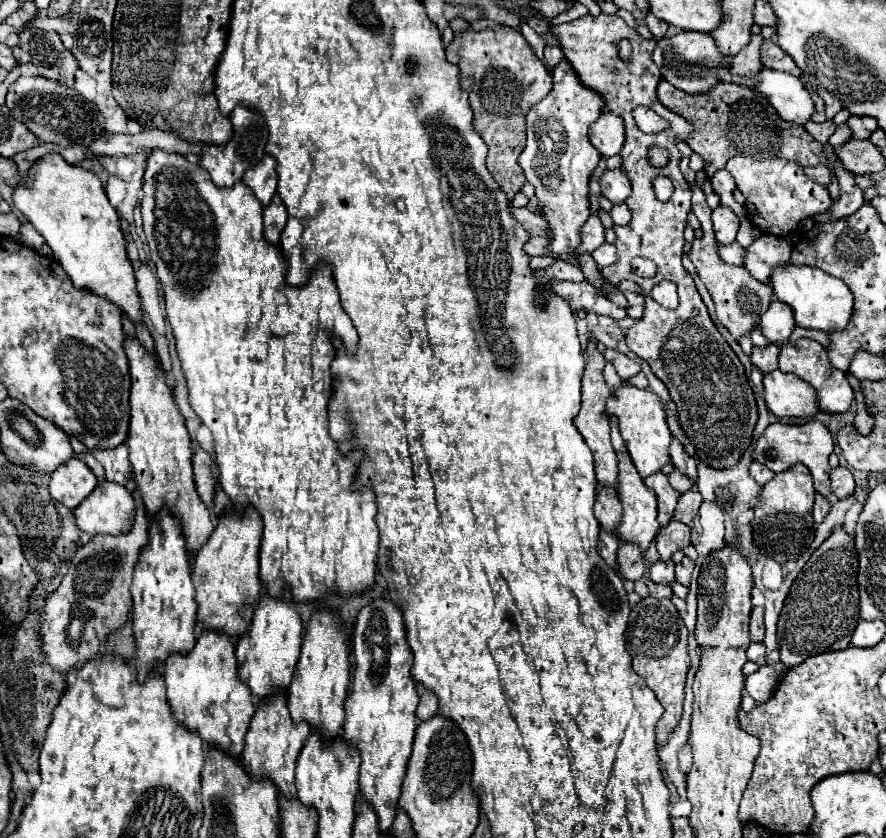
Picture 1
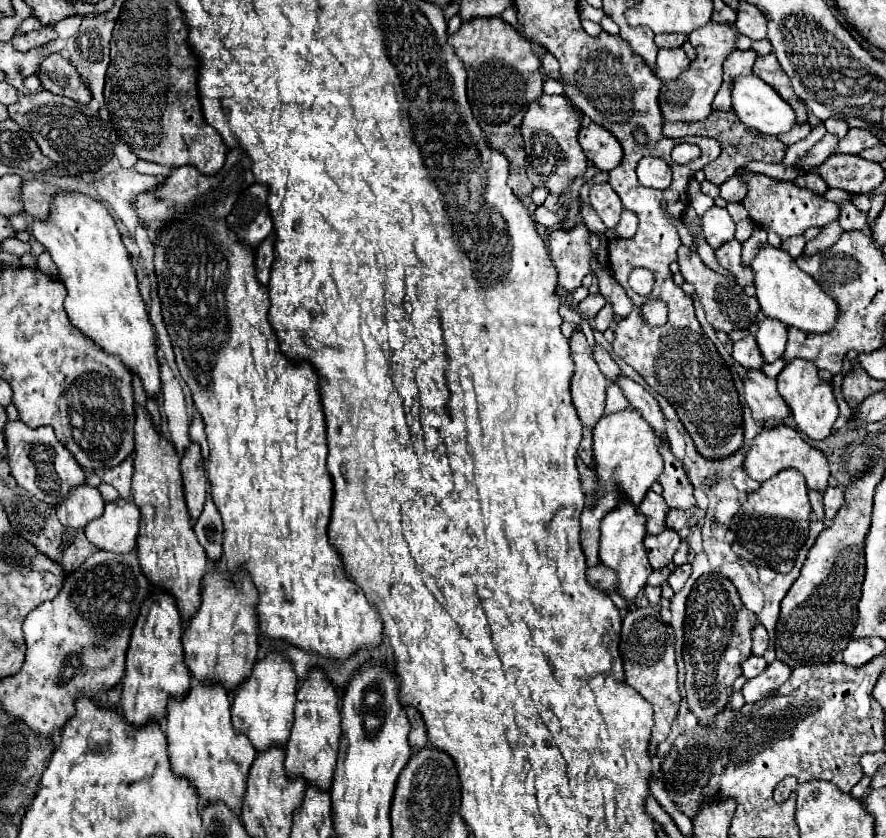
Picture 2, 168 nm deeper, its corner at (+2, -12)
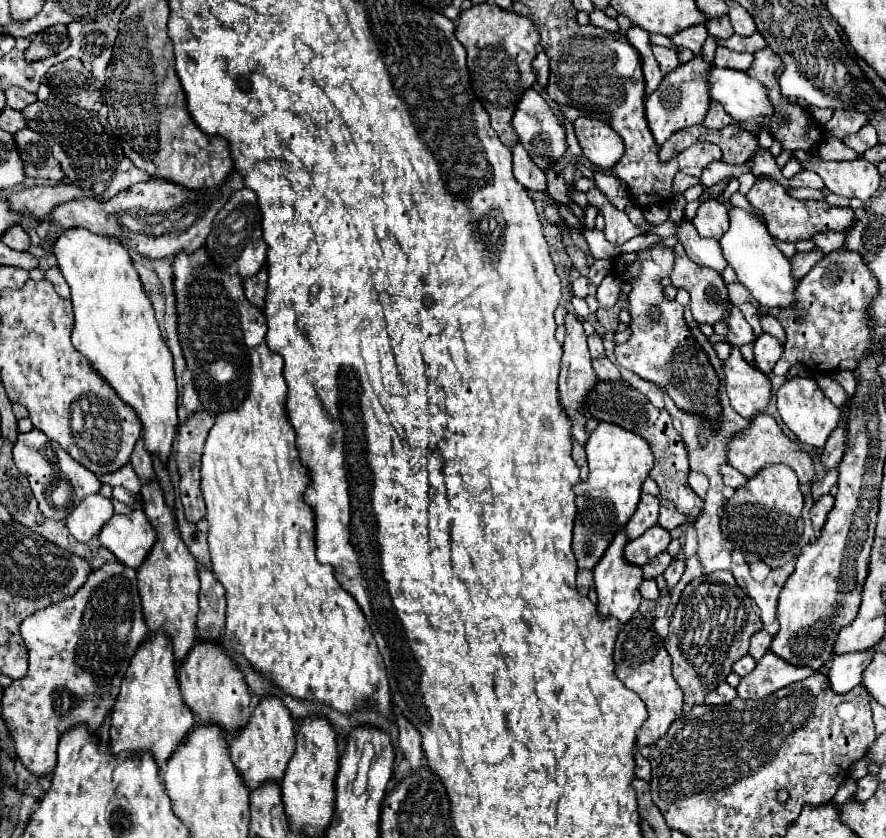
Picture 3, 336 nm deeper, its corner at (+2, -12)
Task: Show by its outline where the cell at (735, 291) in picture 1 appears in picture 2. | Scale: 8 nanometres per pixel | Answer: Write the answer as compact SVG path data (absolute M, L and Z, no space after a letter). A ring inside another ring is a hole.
M679 248L677 262L681 266L683 278L695 286L695 294L699 296L699 300L703 304L703 310L707 314L707 322L715 330L731 334L735 330L747 330L753 324L753 320L757 318L757 314L761 310L759 304L757 304L757 298L755 296L747 296L745 290L739 284L735 284L733 278L727 278L727 276L721 276L721 274L713 272L709 266L703 264L699 254L691 252L689 248Z

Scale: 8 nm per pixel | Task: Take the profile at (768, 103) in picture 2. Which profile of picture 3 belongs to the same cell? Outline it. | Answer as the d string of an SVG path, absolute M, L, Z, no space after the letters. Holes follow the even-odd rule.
M711 66L709 74L707 74L707 84L709 84L709 96L711 96L711 100L719 102L733 120L753 120L759 126L761 146L765 150L769 150L771 144L773 144L773 138L769 134L769 128L765 124L765 120L773 114L773 106L771 106L771 102L767 98L767 90L763 88L763 84L759 84L747 72L727 70L727 68L717 68L717 66Z

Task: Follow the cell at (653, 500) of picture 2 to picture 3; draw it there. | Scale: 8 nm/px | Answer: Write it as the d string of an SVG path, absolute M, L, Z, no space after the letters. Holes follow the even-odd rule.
M641 494L637 510L635 510L635 514L629 518L629 522L625 526L627 538L629 540L639 538L647 528L657 524L657 516L659 516L659 498L649 496L649 494Z

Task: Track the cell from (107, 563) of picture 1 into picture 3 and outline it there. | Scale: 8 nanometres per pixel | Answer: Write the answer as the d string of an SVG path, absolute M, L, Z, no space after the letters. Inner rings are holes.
M113 562L91 572L89 580L75 596L25 618L21 624L21 636L29 648L29 672L5 688L1 716L11 730L17 756L23 766L37 778L51 778L61 734L79 724L85 724L89 734L97 734L99 726L115 704L129 660L147 638L135 570L121 562Z

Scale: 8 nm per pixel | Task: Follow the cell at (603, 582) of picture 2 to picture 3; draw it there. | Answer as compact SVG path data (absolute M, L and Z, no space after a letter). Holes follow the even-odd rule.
M579 570L577 572L577 590L579 590L579 594L587 596L589 588L593 588L593 572L591 570Z

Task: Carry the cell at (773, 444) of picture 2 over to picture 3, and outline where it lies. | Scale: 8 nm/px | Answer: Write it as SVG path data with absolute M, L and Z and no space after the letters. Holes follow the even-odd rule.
M757 414L749 422L747 428L743 428L737 434L733 434L731 442L727 444L727 462L747 478L755 476L761 468L765 468L769 464L787 464L787 466L791 466L801 484L809 484L813 474L815 474L811 456L807 452L803 452L797 442L793 442L793 440L789 440L785 436L783 430L777 426L775 418L769 416L769 414Z

